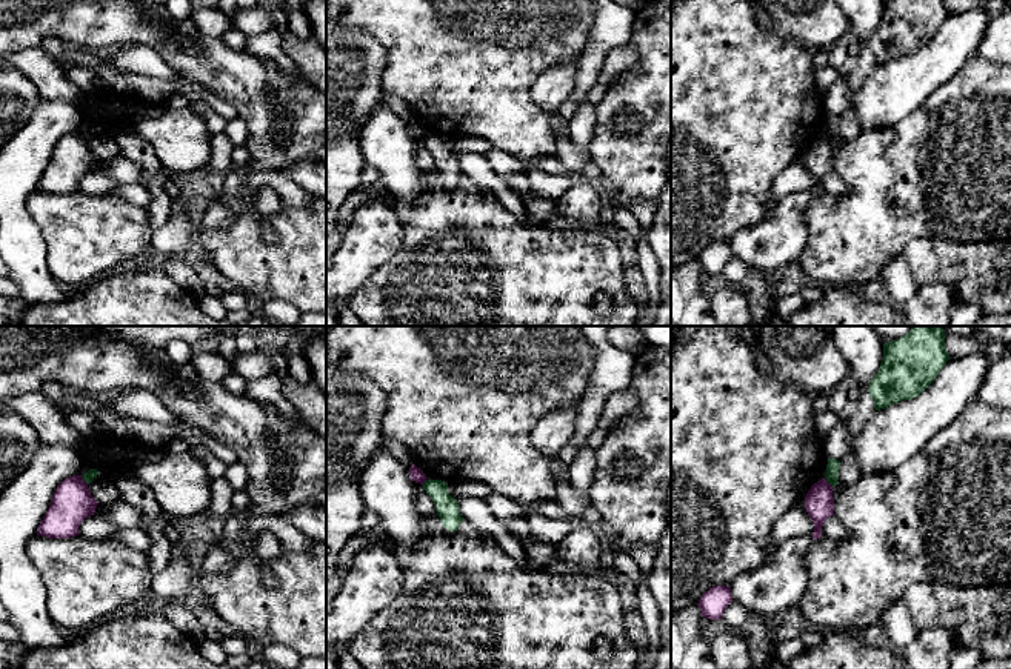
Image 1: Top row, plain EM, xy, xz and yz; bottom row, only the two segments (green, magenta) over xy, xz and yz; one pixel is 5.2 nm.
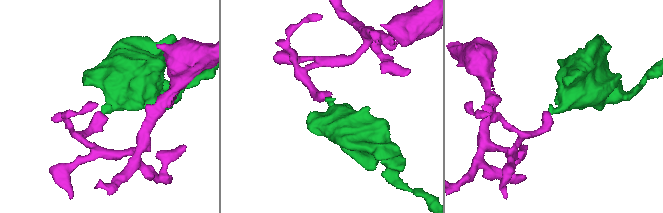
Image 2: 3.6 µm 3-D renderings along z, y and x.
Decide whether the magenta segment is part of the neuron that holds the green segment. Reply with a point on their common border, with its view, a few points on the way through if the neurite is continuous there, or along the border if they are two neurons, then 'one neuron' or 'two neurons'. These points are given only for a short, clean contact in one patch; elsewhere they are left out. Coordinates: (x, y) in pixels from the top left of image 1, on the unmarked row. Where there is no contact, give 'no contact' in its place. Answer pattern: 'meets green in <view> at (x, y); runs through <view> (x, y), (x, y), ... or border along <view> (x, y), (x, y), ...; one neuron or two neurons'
meets green in xy at (85, 136); border along xy (80, 131), (88, 139); two neurons

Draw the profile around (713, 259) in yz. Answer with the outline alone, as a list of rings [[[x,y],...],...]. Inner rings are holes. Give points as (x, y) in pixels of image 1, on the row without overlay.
[[[712,241],[699,255],[702,272],[708,275],[720,275],[726,261],[732,257],[729,241]]]

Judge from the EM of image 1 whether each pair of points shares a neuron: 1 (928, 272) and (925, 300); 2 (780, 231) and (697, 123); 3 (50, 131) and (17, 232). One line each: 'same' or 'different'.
1: different
2: different
3: same

